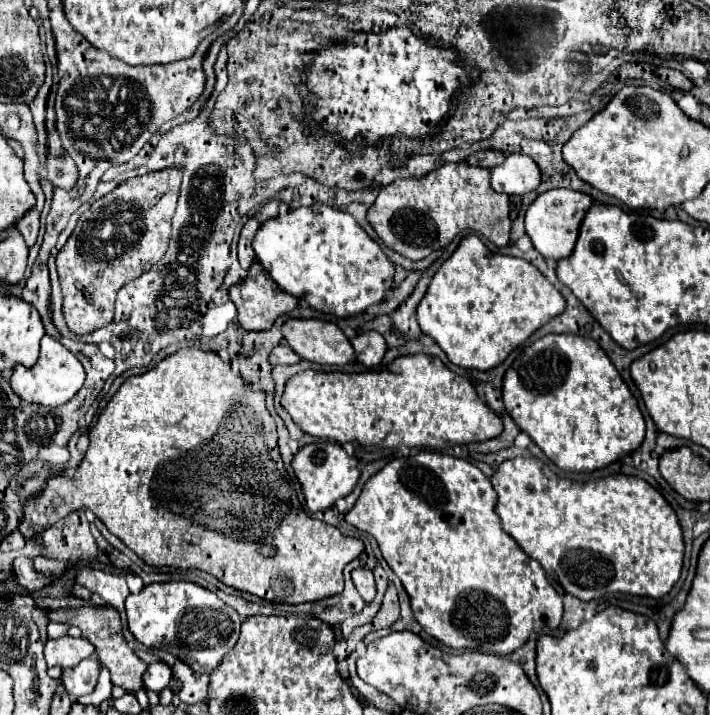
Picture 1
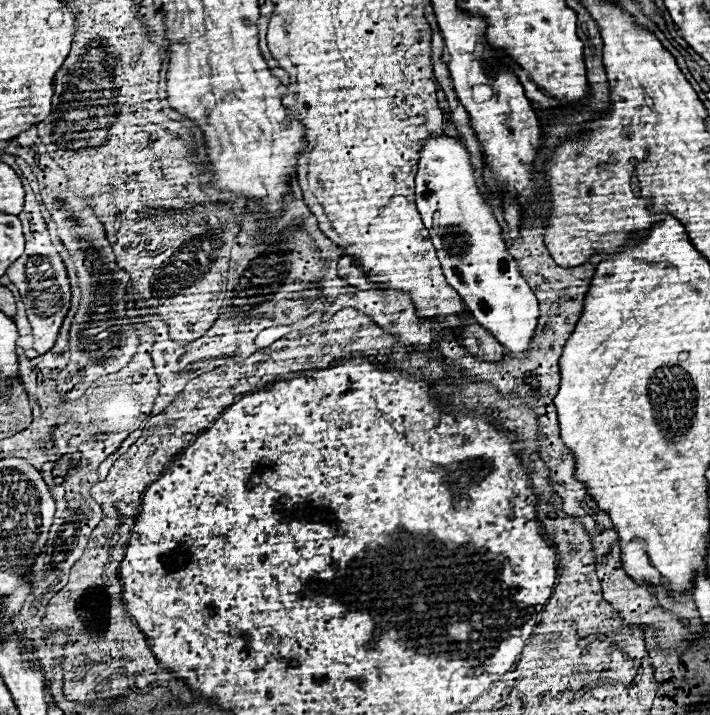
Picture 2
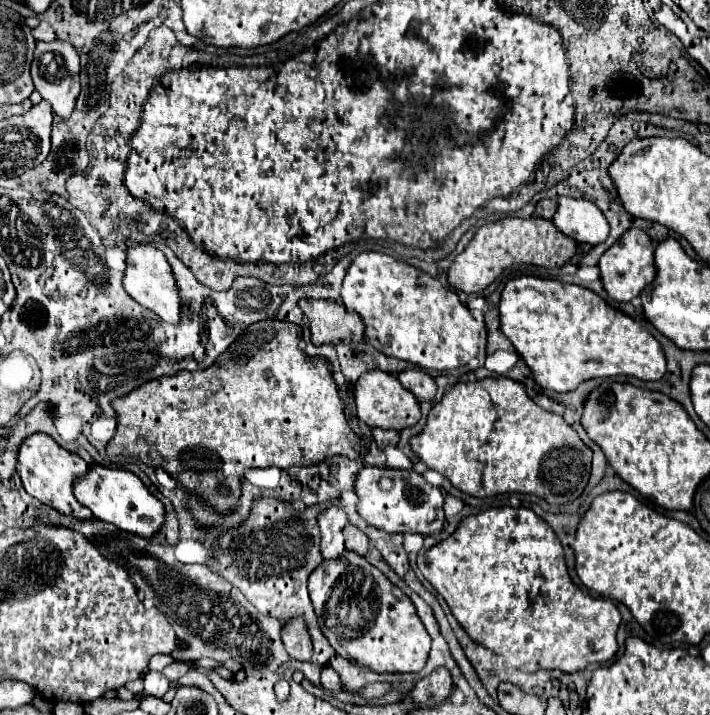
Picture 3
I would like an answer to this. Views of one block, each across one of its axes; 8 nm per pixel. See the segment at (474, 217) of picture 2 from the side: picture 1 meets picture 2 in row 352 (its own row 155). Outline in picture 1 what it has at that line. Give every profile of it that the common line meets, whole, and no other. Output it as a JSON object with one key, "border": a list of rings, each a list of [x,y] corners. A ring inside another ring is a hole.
{"border":[[[508,154],[504,164],[490,170],[490,182],[496,192],[526,194],[540,186],[540,168],[526,154]]]}

